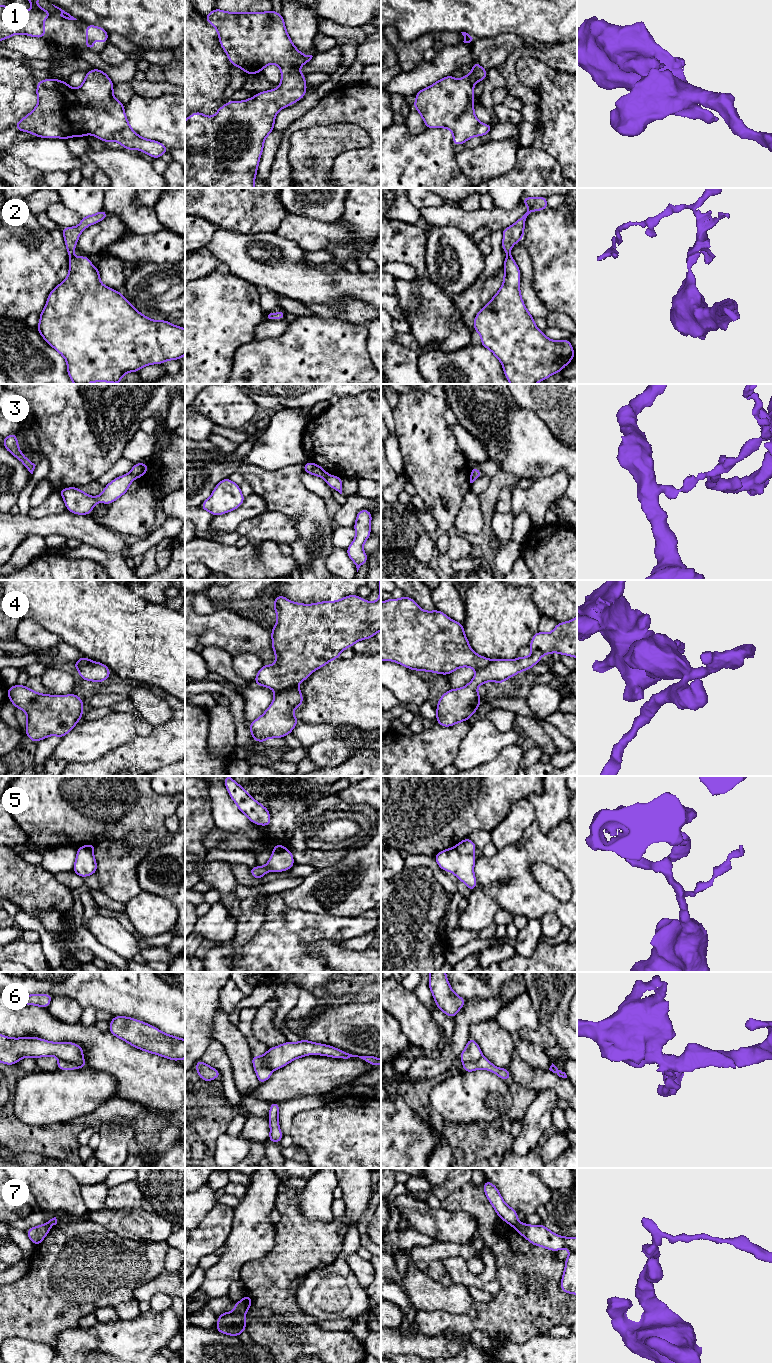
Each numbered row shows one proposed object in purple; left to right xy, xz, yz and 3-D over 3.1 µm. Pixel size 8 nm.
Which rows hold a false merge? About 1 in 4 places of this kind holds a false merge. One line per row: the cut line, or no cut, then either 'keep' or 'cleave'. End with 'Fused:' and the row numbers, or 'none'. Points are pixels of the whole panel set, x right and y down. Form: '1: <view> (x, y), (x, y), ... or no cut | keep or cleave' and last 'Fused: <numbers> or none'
1: no cut | keep
2: yz (510, 255), (507, 256) | cleave
3: xz (329, 475), (326, 481) | cleave
4: xz (296, 683), (275, 691) | cleave
5: yz (455, 847), (463, 854), (472, 854) | cleave
6: xy (59, 1058), (71, 1061), (77, 1067) | cleave
7: xz (239, 1302), (248, 1307) | cleave
Fused: 2, 3, 4, 5, 6, 7

